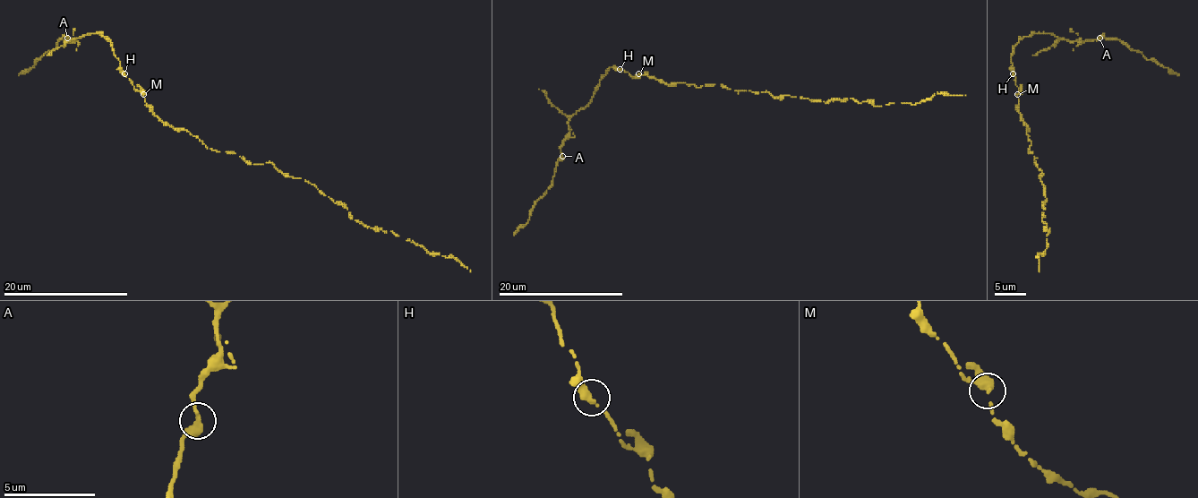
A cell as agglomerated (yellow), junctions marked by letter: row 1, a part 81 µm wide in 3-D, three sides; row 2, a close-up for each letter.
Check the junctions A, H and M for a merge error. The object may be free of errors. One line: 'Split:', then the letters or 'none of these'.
Split: M

